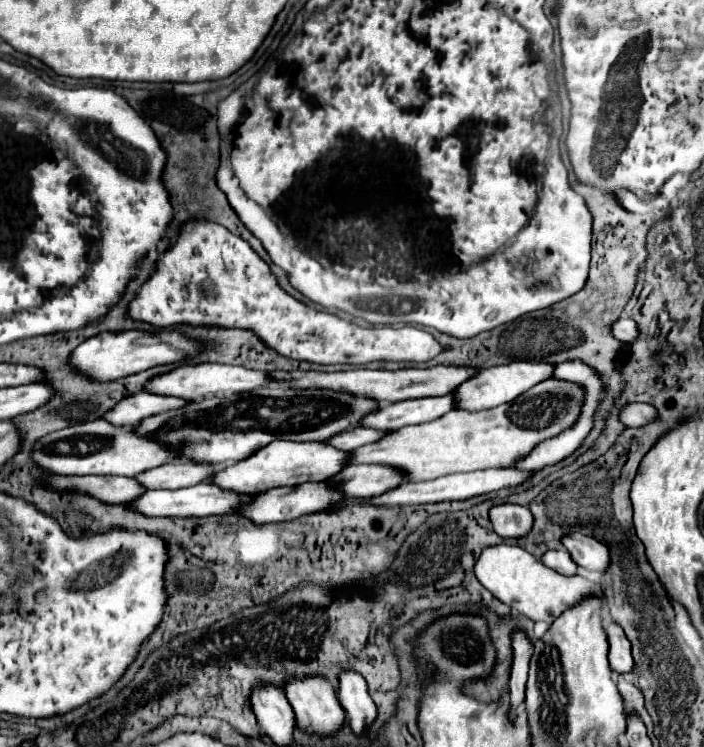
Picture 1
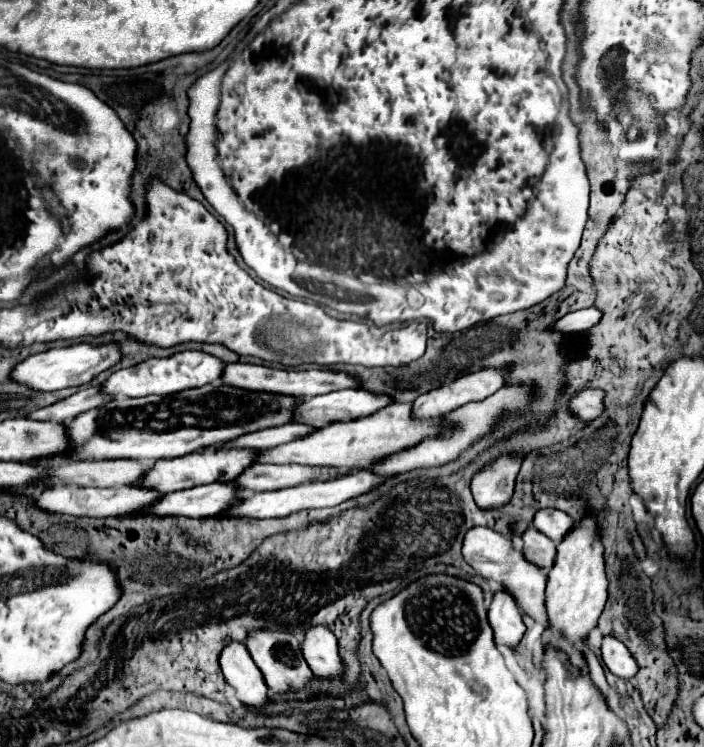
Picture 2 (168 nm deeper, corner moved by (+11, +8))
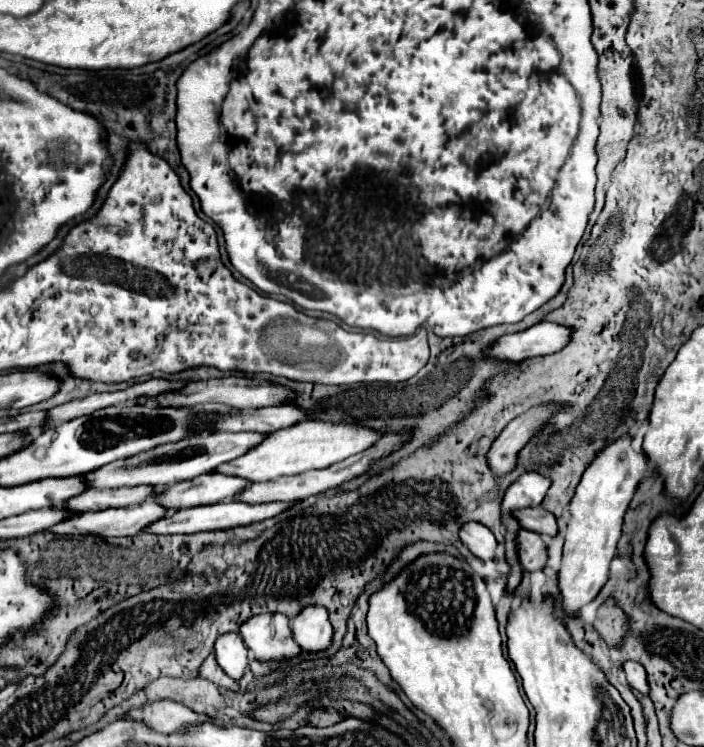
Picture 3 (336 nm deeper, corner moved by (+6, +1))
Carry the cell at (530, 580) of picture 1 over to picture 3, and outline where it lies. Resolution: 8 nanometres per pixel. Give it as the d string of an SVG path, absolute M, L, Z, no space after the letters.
M469 522L461 528L459 532L461 542L471 550L473 556L477 556L479 560L493 560L495 558L495 550L497 550L497 540L493 536L493 532L477 522Z

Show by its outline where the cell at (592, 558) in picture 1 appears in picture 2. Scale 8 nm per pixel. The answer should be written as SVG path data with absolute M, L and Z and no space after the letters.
M548 507L548 509L536 511L536 515L532 519L532 525L538 531L542 531L546 537L550 537L554 543L560 543L562 537L572 529L574 521L564 511L558 511L558 509Z

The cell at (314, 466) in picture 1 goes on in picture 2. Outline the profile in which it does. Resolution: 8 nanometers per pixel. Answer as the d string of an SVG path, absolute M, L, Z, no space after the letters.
M220 449L220 451L196 451L190 453L188 457L176 457L176 459L160 459L154 463L152 469L148 469L148 473L144 475L144 481L132 483L136 487L148 487L148 489L156 489L160 493L172 493L172 491L180 491L180 489L190 489L196 485L206 485L206 483L214 483L214 481L232 481L236 479L246 467L250 467L256 459L258 451L252 449Z

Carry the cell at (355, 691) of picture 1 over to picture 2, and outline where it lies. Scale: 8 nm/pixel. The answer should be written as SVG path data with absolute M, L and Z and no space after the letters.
M324 625L306 629L302 655L308 661L314 675L322 679L334 679L342 673L342 661L338 655L338 641L334 633Z

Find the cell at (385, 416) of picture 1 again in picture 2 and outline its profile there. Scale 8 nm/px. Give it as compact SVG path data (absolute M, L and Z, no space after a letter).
M342 389L306 399L304 405L296 409L296 423L324 427L334 421L350 421L372 415L390 403L394 403L390 397L376 397L364 389Z

